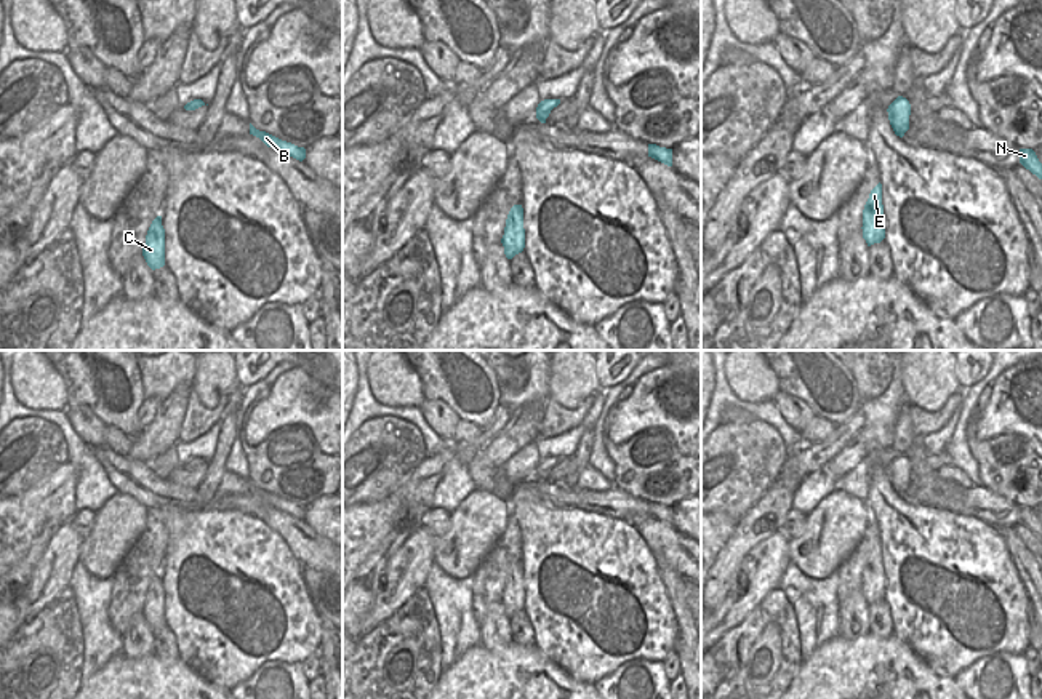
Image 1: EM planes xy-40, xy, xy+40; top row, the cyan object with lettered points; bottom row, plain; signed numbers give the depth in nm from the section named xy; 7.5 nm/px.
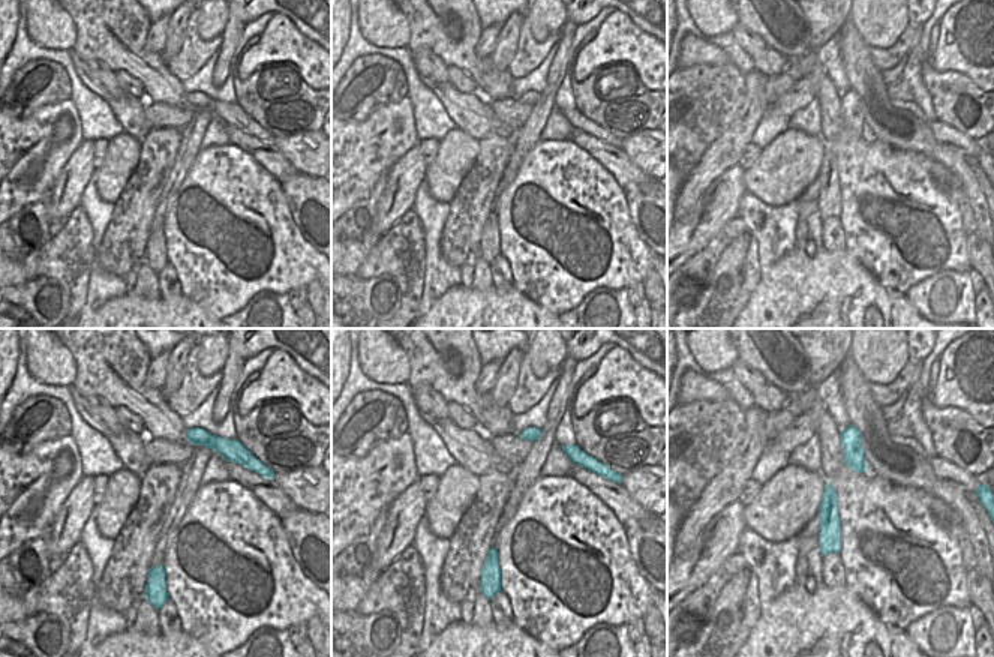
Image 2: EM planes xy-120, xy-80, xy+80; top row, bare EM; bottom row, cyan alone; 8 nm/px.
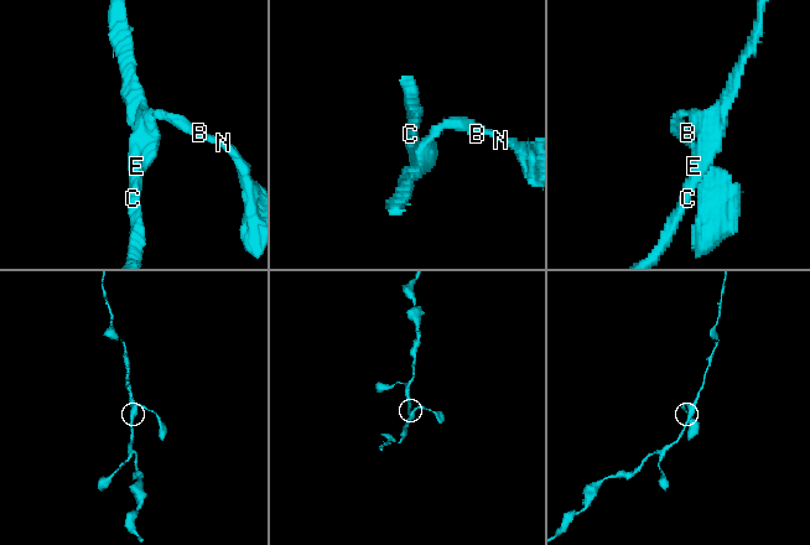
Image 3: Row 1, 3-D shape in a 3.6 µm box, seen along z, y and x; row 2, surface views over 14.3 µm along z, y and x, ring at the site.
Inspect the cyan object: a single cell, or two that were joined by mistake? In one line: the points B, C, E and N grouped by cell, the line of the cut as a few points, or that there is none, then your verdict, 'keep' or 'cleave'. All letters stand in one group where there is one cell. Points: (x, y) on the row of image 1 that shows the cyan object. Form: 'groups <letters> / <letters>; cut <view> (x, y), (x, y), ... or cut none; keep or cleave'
groups B C E N; cut none; keep

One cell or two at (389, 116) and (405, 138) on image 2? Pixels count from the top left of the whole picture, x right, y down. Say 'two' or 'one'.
one

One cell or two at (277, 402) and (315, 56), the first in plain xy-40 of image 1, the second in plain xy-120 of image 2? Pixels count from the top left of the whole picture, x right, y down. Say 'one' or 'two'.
one

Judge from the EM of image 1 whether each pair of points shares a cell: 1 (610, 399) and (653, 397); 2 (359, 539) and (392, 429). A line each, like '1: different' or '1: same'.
1: different
2: different

